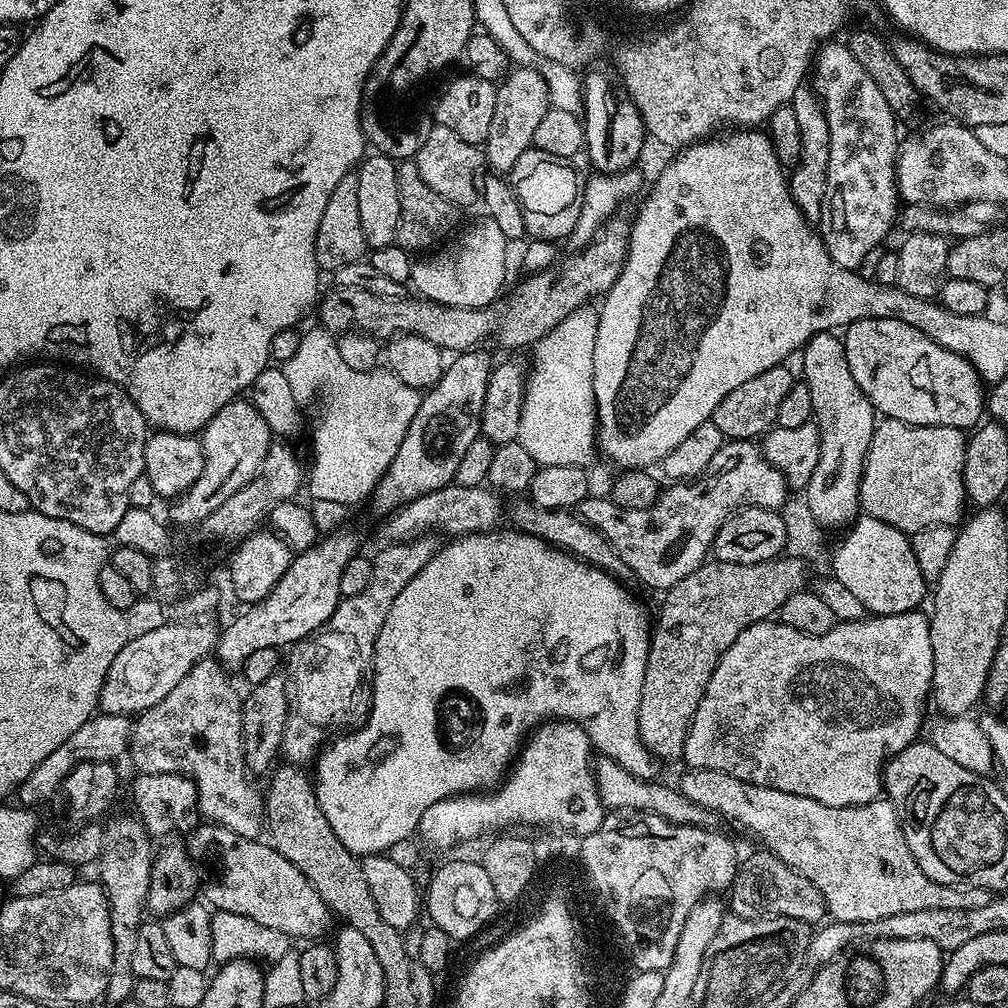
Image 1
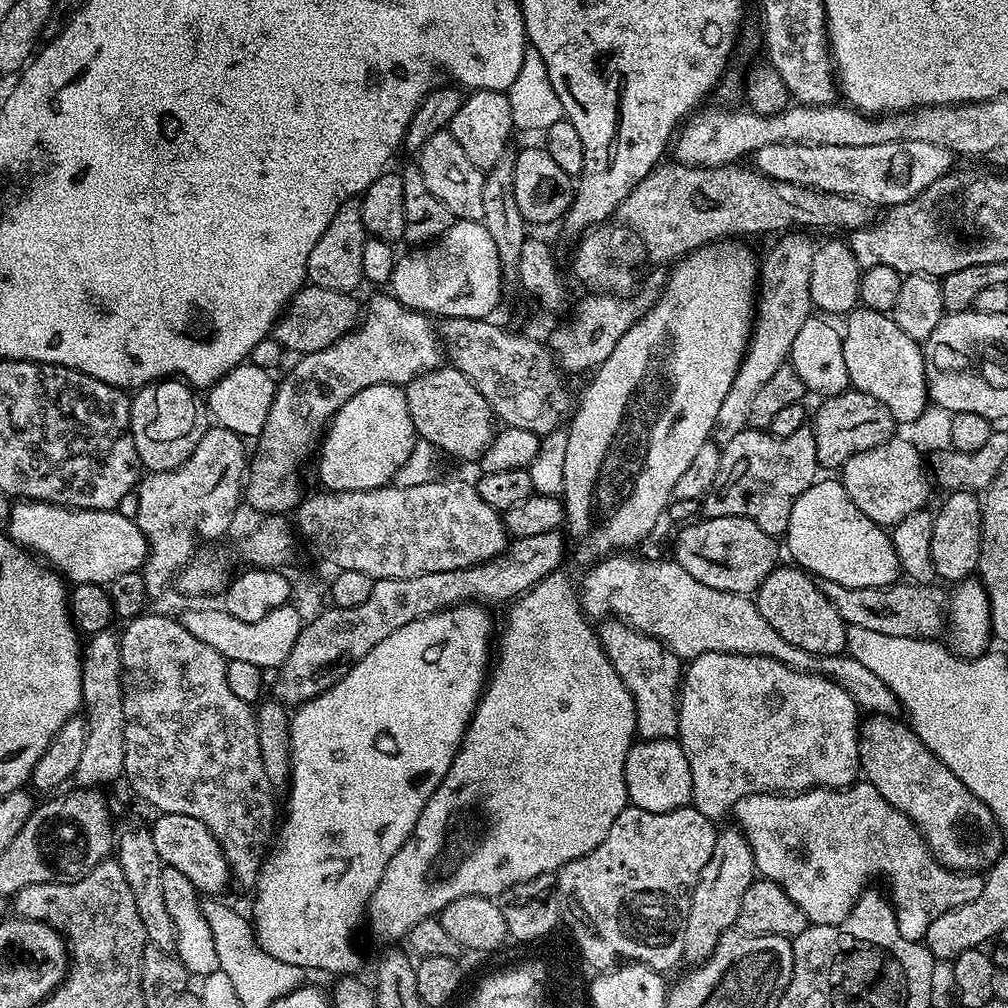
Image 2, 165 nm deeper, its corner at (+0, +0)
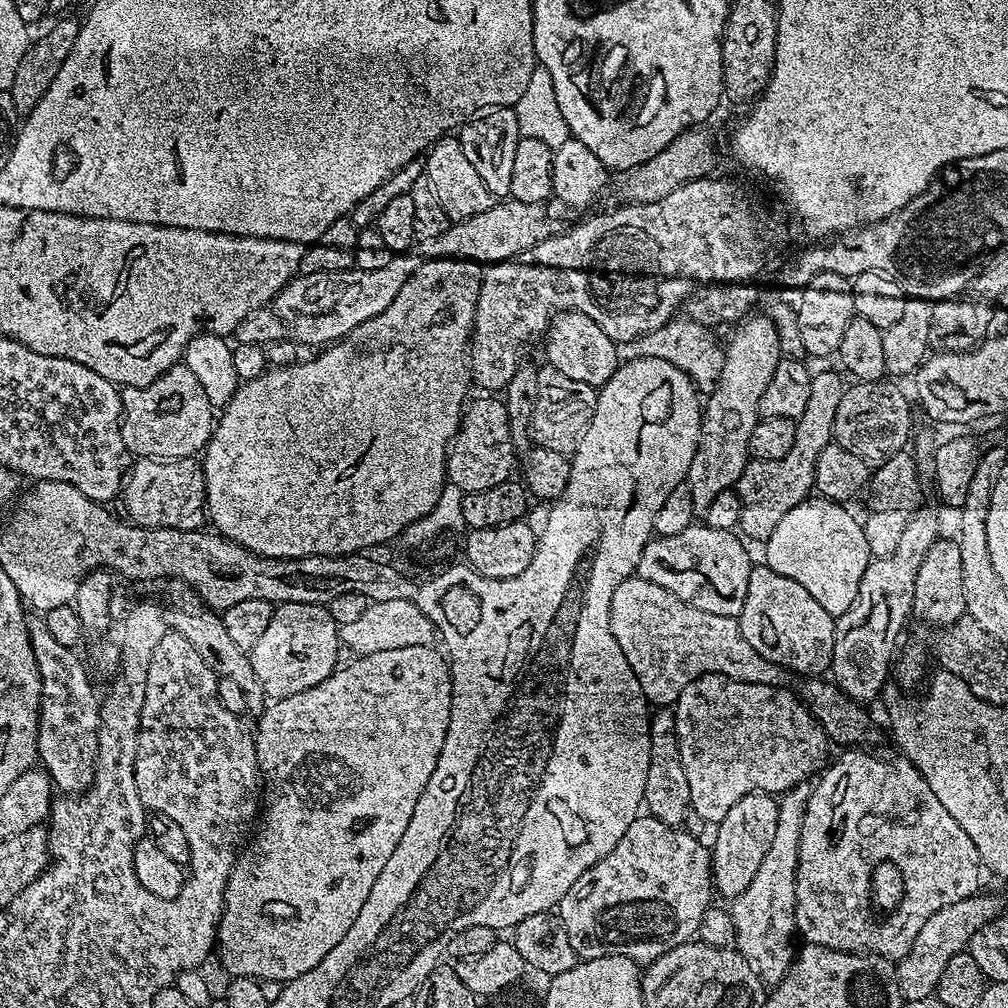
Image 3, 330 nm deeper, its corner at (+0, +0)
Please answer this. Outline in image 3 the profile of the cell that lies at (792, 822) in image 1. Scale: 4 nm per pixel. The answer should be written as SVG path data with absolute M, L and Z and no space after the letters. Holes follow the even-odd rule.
M860 746L841 752L844 753L836 761L833 759L815 781L802 818L796 871L796 930L810 944L839 952L885 956L898 962L910 954L914 938L918 938L918 930L922 930L922 926L926 926L926 921L938 914L938 910L954 906L954 902L962 902L981 891L982 865L978 846L974 846L974 841L967 836L966 830L962 830L962 826L958 826L958 821L948 813L946 806L938 802L934 790L930 790L930 782L922 778L920 771L905 756L896 754L893 760L883 760L872 750ZM884 860L898 866L902 872L904 893L902 902L898 902L896 909L887 913L879 924L872 917L870 885L874 866Z

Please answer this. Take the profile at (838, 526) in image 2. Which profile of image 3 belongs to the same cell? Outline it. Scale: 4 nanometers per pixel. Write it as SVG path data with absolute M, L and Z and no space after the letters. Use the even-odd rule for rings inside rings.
M823 498L803 500L782 522L774 534L763 541L763 563L786 578L794 578L816 601L826 614L837 618L850 610L858 596L859 583L866 568L874 559L870 546L866 546L863 523L847 512L843 503Z

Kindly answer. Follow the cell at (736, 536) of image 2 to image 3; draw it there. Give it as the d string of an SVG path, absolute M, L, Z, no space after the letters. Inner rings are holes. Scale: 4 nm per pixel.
M693 522L679 534L649 540L642 550L642 558L638 558L636 575L662 586L697 610L739 617L754 567L747 546L735 531L714 530L709 524Z

